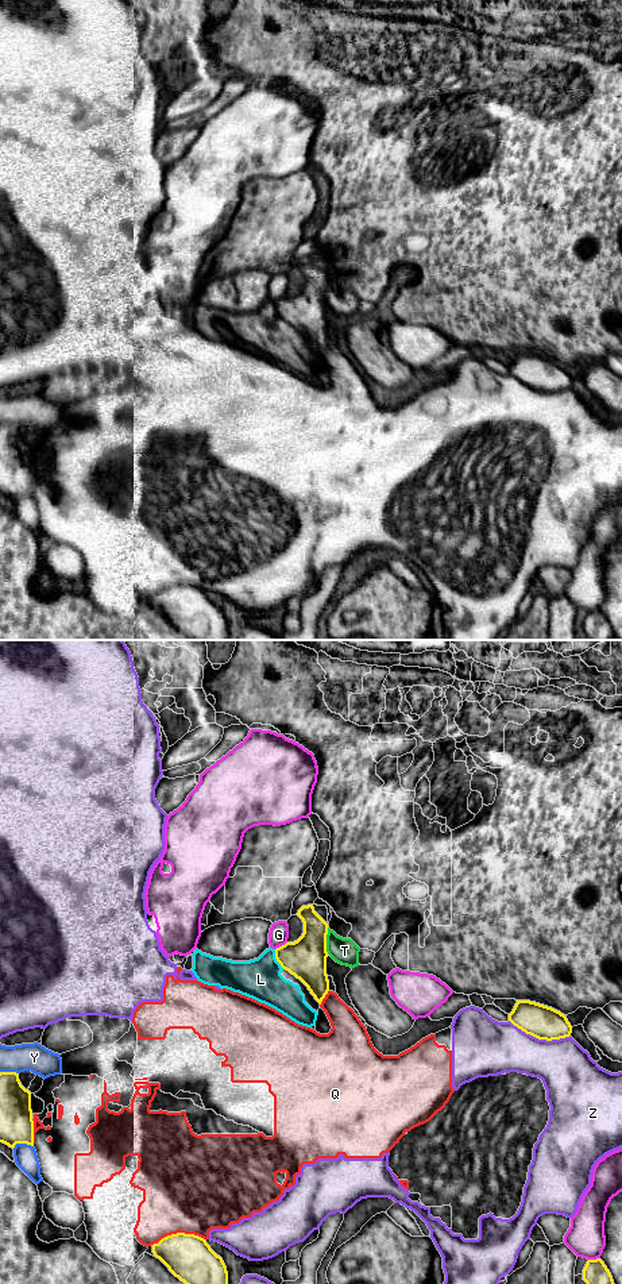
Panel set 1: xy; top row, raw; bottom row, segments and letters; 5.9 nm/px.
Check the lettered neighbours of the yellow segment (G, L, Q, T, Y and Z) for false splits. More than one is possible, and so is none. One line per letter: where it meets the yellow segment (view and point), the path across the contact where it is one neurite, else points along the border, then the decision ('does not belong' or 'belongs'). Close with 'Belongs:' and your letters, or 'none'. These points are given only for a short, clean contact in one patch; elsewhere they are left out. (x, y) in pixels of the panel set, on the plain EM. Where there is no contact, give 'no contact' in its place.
G: meets yellow in xy at (282, 297); does not belong
L: meets yellow in xy at (275, 309); does not belong
Q: meets yellow in xy at (178, 585); does not belong
T: meets yellow in xy at (325, 293); does not belong
Y: meets yellow in xy at (22, 494); does not belong
Z: meets yellow in xy at (540, 390); does not belong
Belongs: none

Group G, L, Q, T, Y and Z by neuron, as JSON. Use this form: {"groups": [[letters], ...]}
{"groups": [["G"], ["L"], ["Q", "T", "Z"], ["Y"]]}

